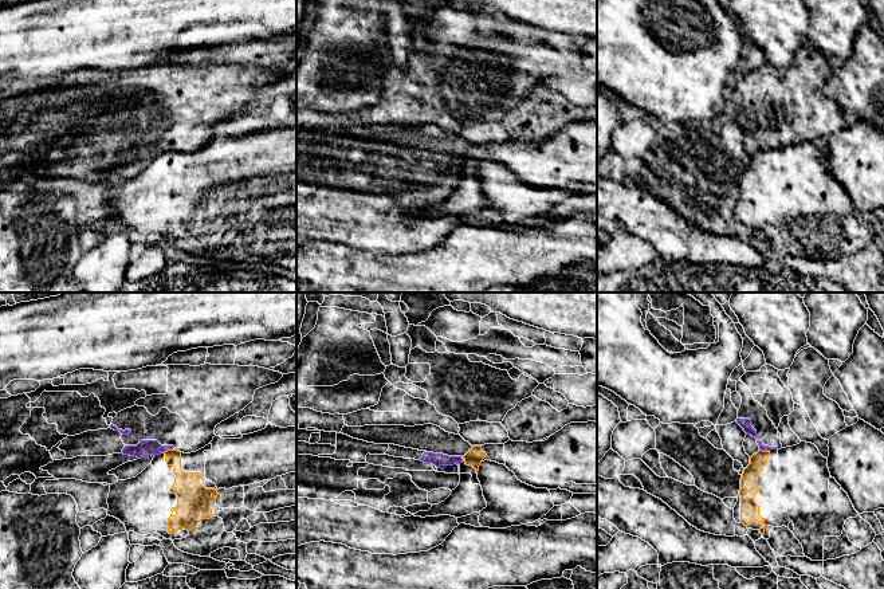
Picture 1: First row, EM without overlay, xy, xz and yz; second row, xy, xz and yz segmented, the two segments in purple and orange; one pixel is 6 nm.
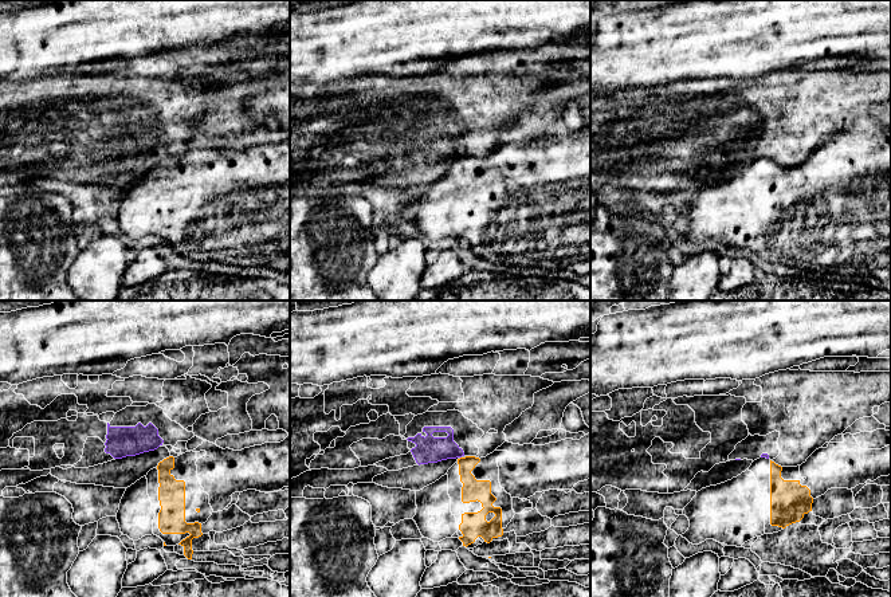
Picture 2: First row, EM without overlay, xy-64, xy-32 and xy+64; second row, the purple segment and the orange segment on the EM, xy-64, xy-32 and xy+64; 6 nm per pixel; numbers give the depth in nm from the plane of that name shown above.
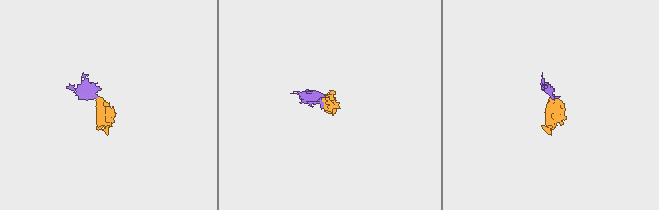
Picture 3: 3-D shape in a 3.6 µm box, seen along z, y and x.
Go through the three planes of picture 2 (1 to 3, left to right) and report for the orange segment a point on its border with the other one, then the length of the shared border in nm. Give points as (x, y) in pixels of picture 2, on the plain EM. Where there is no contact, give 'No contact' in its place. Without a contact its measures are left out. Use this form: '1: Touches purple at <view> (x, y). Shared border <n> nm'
1: No contact
2: No contact
3: No contact

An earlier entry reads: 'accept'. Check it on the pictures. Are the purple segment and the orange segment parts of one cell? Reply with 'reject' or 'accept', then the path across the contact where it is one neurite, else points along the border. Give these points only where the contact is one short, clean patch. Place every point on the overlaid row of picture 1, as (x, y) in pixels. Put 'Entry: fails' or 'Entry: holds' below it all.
reject; border xy (172, 448), (164, 452)
Entry: fails

